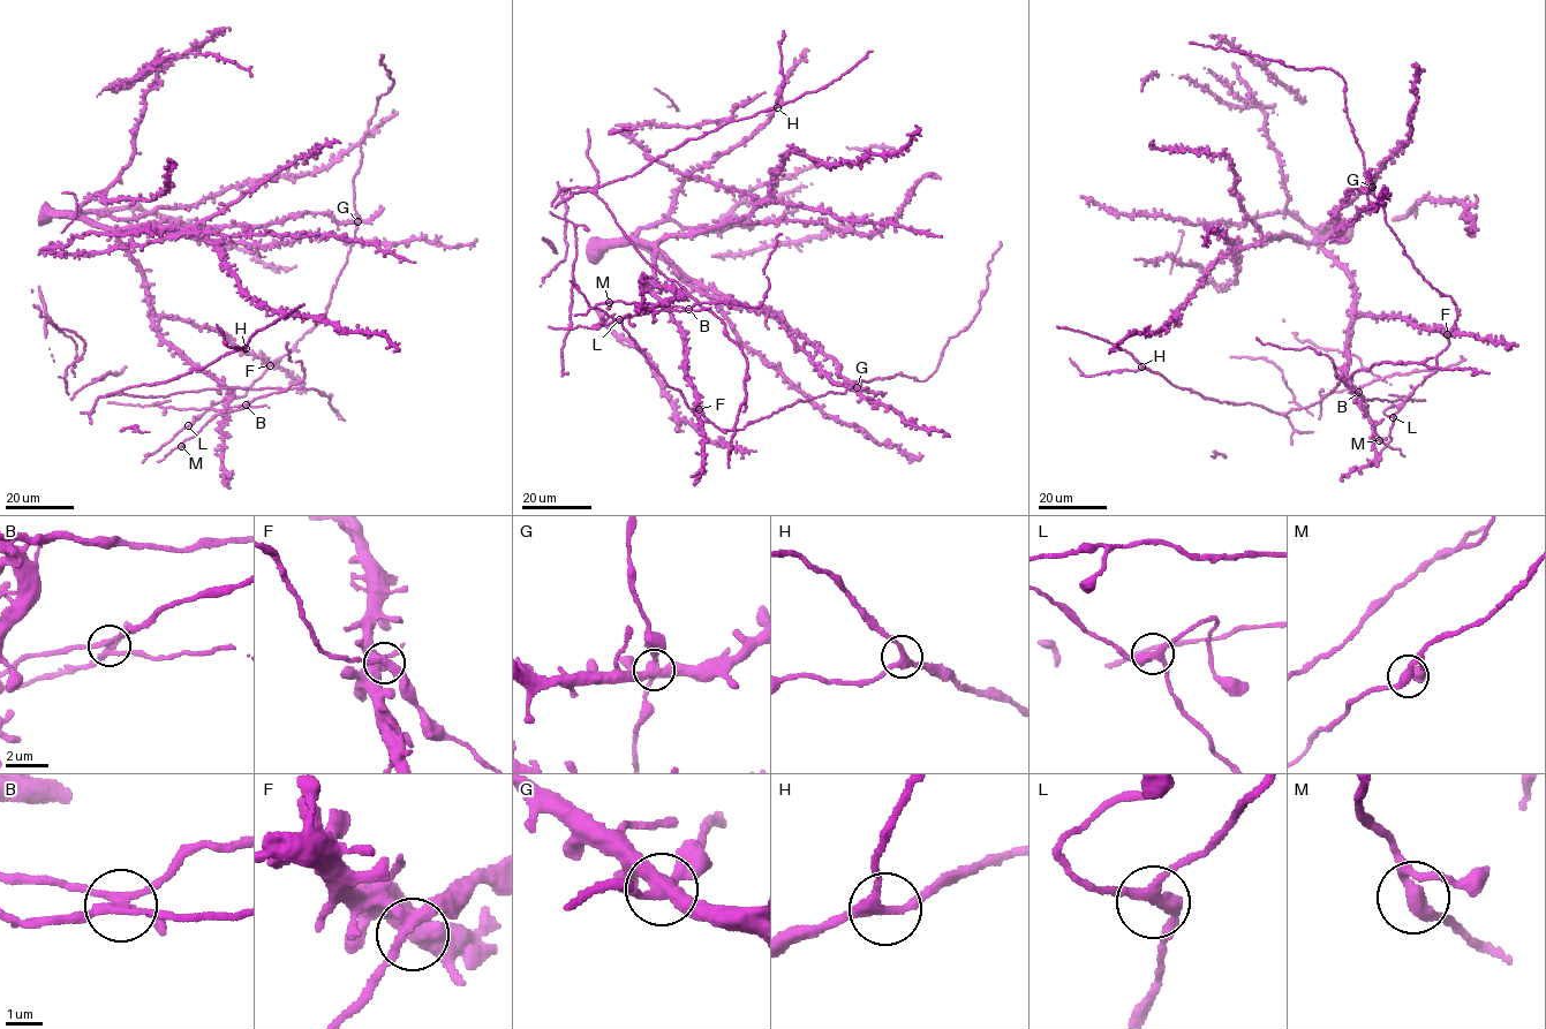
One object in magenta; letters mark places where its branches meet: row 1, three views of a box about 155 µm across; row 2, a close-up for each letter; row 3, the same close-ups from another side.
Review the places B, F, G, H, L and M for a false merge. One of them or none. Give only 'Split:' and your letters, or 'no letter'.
Split: B

